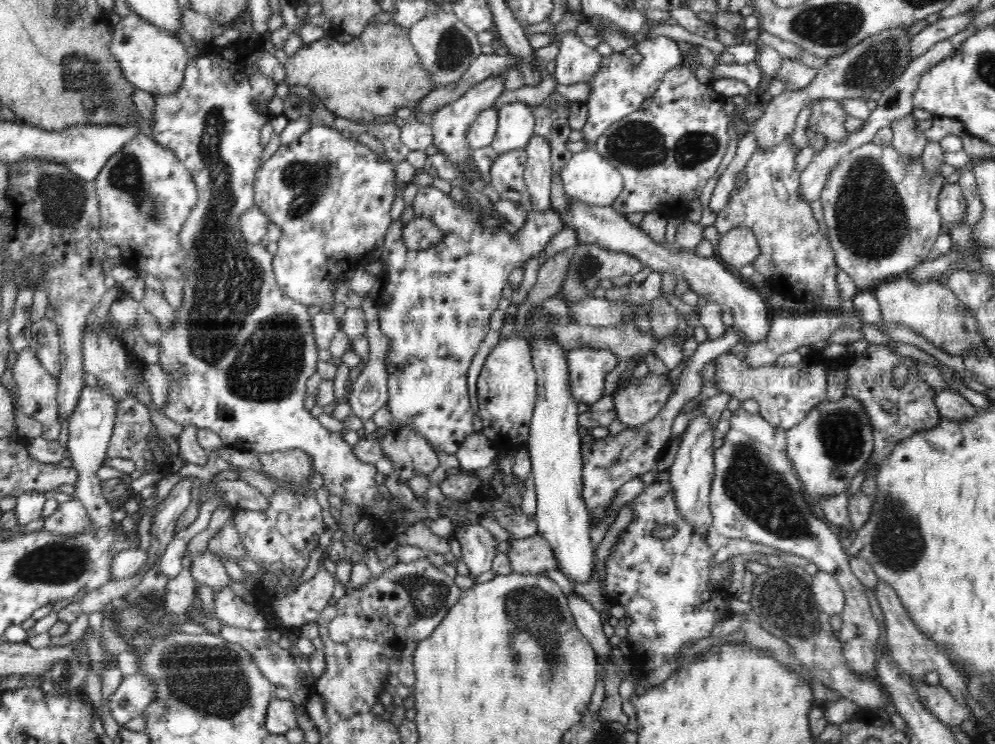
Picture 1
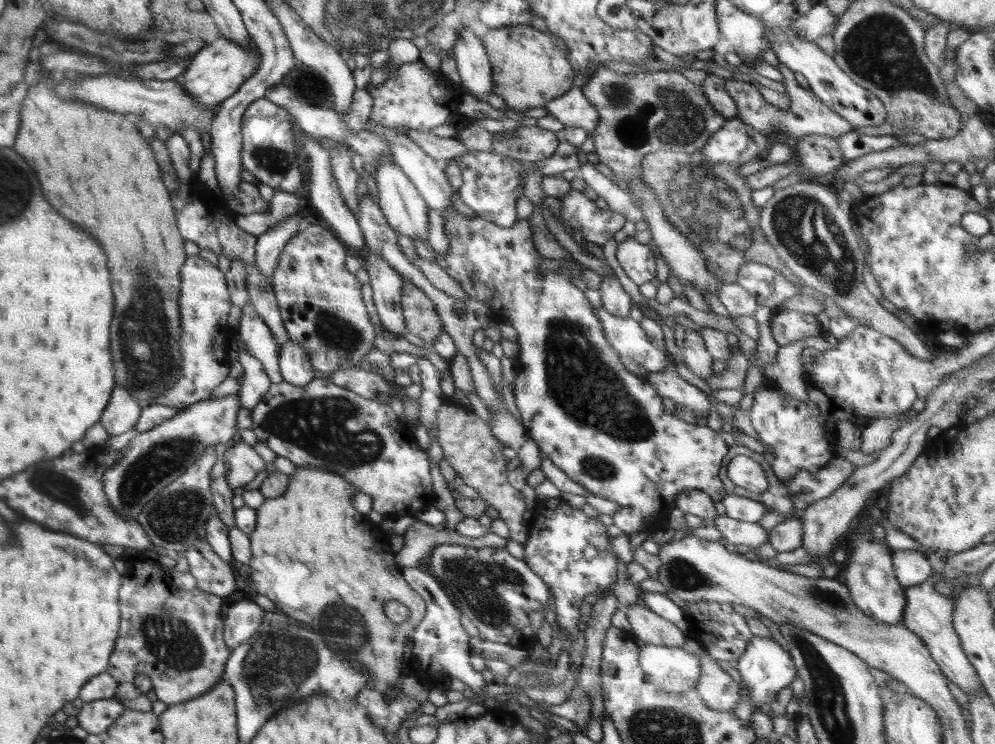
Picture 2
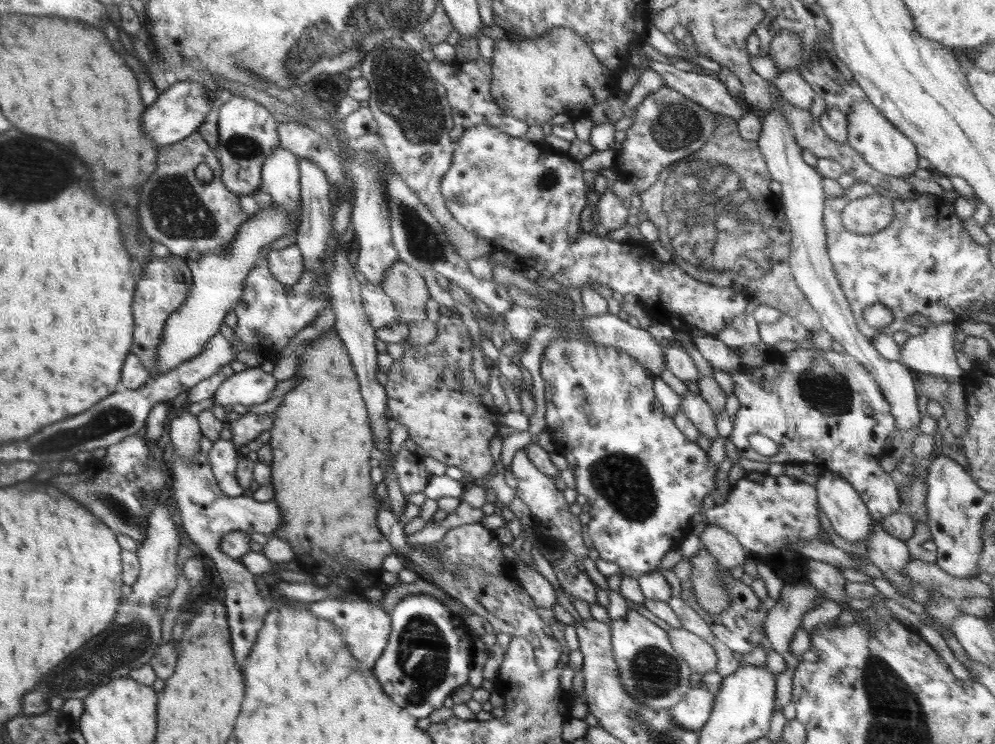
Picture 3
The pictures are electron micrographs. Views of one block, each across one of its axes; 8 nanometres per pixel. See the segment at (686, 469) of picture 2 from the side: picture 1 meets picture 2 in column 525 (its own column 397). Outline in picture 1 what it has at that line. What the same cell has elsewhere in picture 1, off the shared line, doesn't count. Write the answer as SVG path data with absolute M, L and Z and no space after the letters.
M420 188L412 209L416 218L431 220L443 232L444 238L430 248L413 251L405 246L402 228L397 222L391 224L384 236L382 273L385 285L374 301L378 308L378 324L382 333L386 334L390 346L386 352L386 371L388 371L388 400L386 404L392 413L395 428L411 426L417 434L421 434L436 451L456 454L464 439L473 433L474 411L468 400L466 374L472 364L472 358L489 331L489 320L498 304L508 293L509 274L514 268L522 267L532 256L539 256L544 246L550 242L560 230L563 230L561 216L555 210L532 218L529 230L519 230L519 239L508 234L503 228L483 228L476 212L464 210L464 202L455 202L450 194L434 188Z

